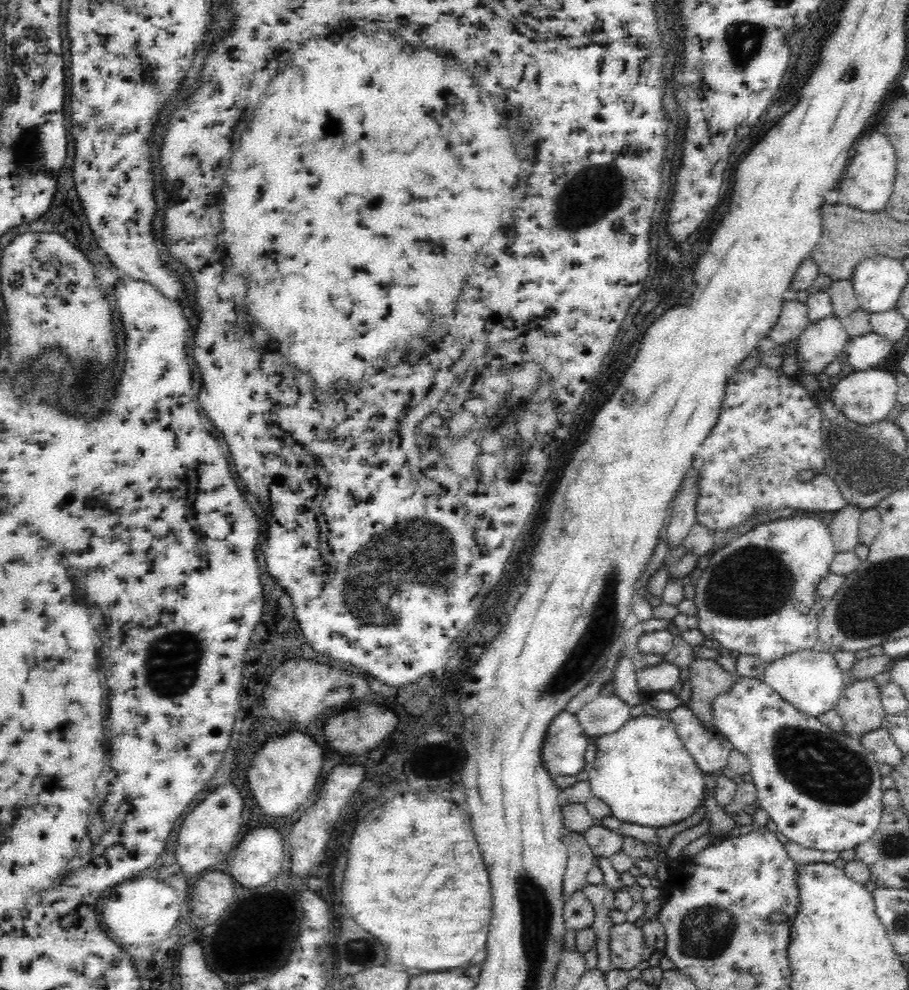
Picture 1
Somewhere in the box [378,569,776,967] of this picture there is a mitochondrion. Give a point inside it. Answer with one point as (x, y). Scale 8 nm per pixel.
(706, 936)

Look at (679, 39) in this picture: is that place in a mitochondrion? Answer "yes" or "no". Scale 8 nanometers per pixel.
no

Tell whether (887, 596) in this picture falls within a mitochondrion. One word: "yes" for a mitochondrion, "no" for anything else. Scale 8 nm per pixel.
yes

